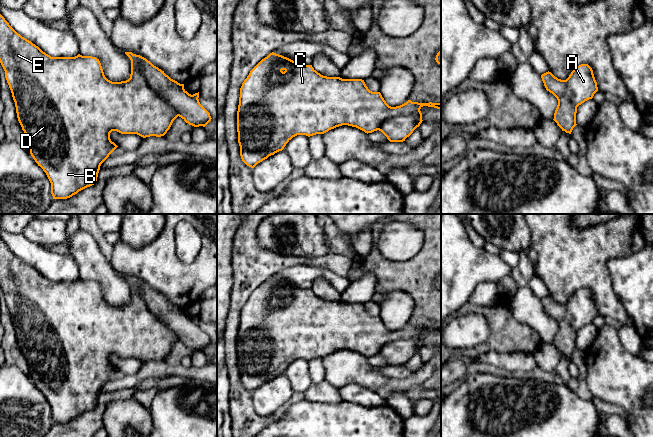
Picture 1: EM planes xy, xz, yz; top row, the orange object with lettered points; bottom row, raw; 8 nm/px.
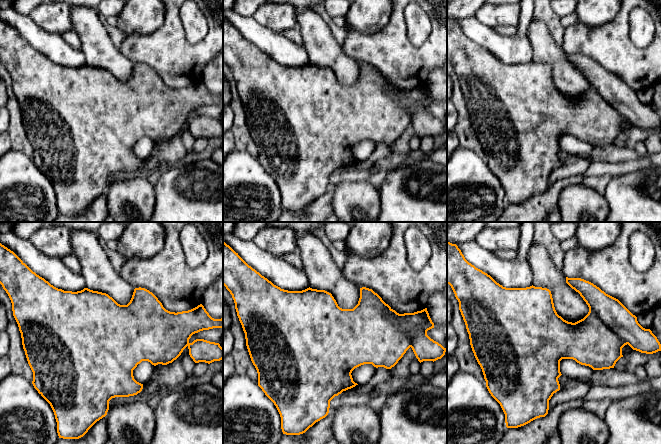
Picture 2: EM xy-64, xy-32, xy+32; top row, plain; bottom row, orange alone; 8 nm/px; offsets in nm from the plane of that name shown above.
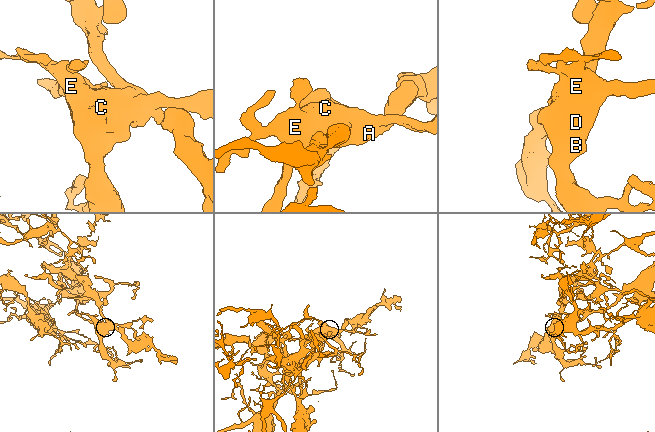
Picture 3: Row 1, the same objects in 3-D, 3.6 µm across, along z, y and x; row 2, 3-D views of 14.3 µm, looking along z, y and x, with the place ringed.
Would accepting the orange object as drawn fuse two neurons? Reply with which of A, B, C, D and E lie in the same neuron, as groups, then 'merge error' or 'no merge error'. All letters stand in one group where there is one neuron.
groups A / B C D E; merge error

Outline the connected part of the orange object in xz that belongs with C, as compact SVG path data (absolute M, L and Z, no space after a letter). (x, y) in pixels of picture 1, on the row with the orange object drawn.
M272 52L250 71L240 88L237 111L240 156L247 166L254 168L269 156L282 151L286 144L297 135L310 137L316 134L324 134L342 125L356 127L368 134L377 131L388 119L400 115L412 114L422 119L420 109L423 106L441 110L441 103L418 103L411 100L400 106L391 107L386 103L380 92L370 91L362 79L323 76L312 65L301 65L287 57Z

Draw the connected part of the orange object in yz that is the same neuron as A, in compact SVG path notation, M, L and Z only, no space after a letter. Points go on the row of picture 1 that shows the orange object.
M588 64L577 66L566 79L566 83L569 98L576 107L592 99L598 91L593 70Z

